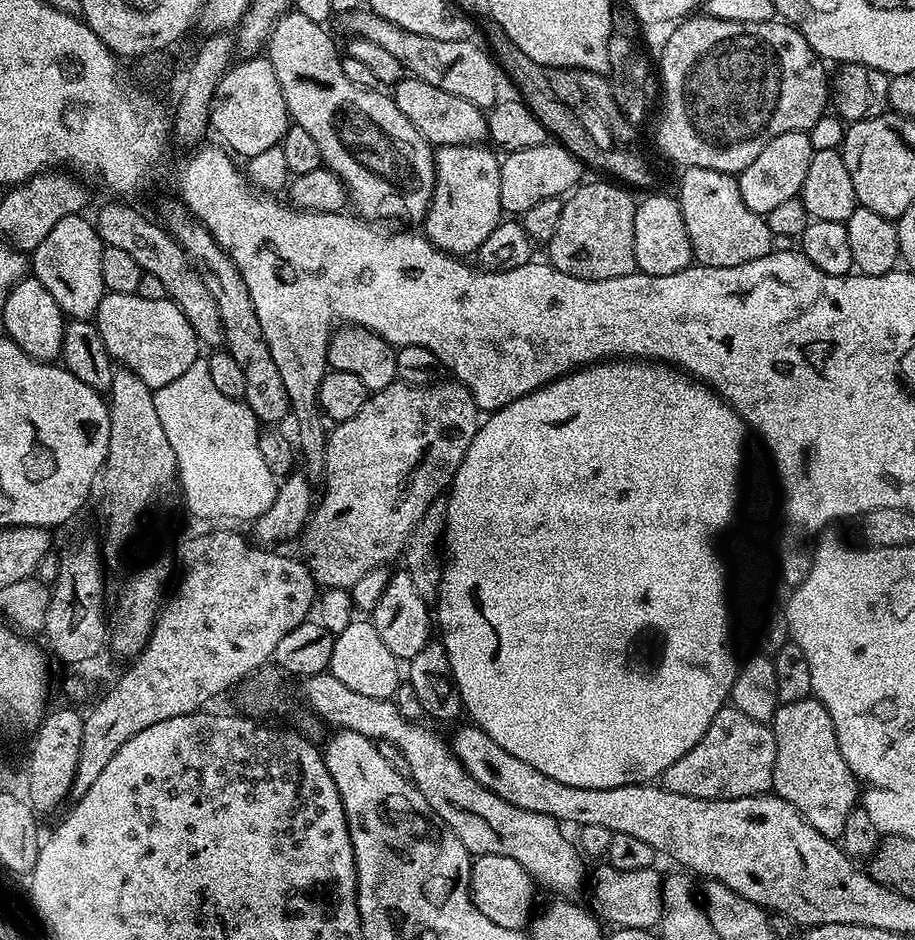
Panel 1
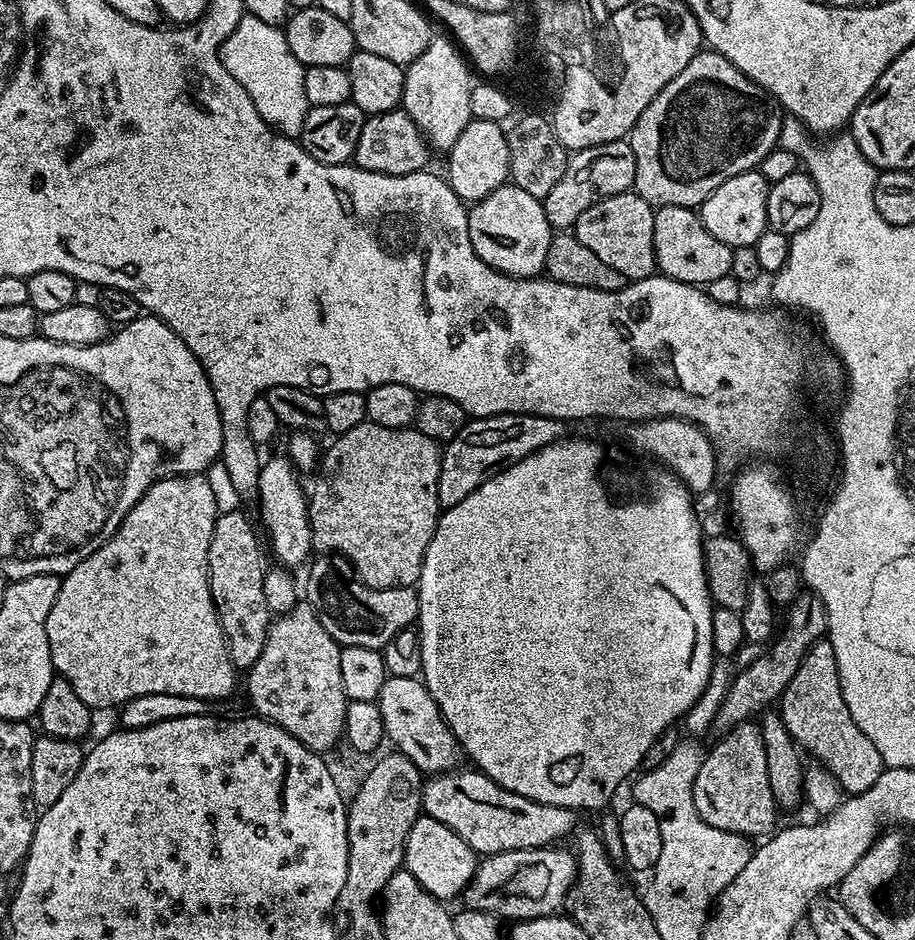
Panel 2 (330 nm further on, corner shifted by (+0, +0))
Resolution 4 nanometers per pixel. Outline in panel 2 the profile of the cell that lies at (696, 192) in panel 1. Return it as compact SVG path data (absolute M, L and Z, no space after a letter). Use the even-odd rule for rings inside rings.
M662 206L654 211L654 254L659 275L669 276L678 282L686 282L697 286L709 286L718 278L732 271L732 250L726 242L718 242L706 226L702 226L700 213L695 208L686 206Z

